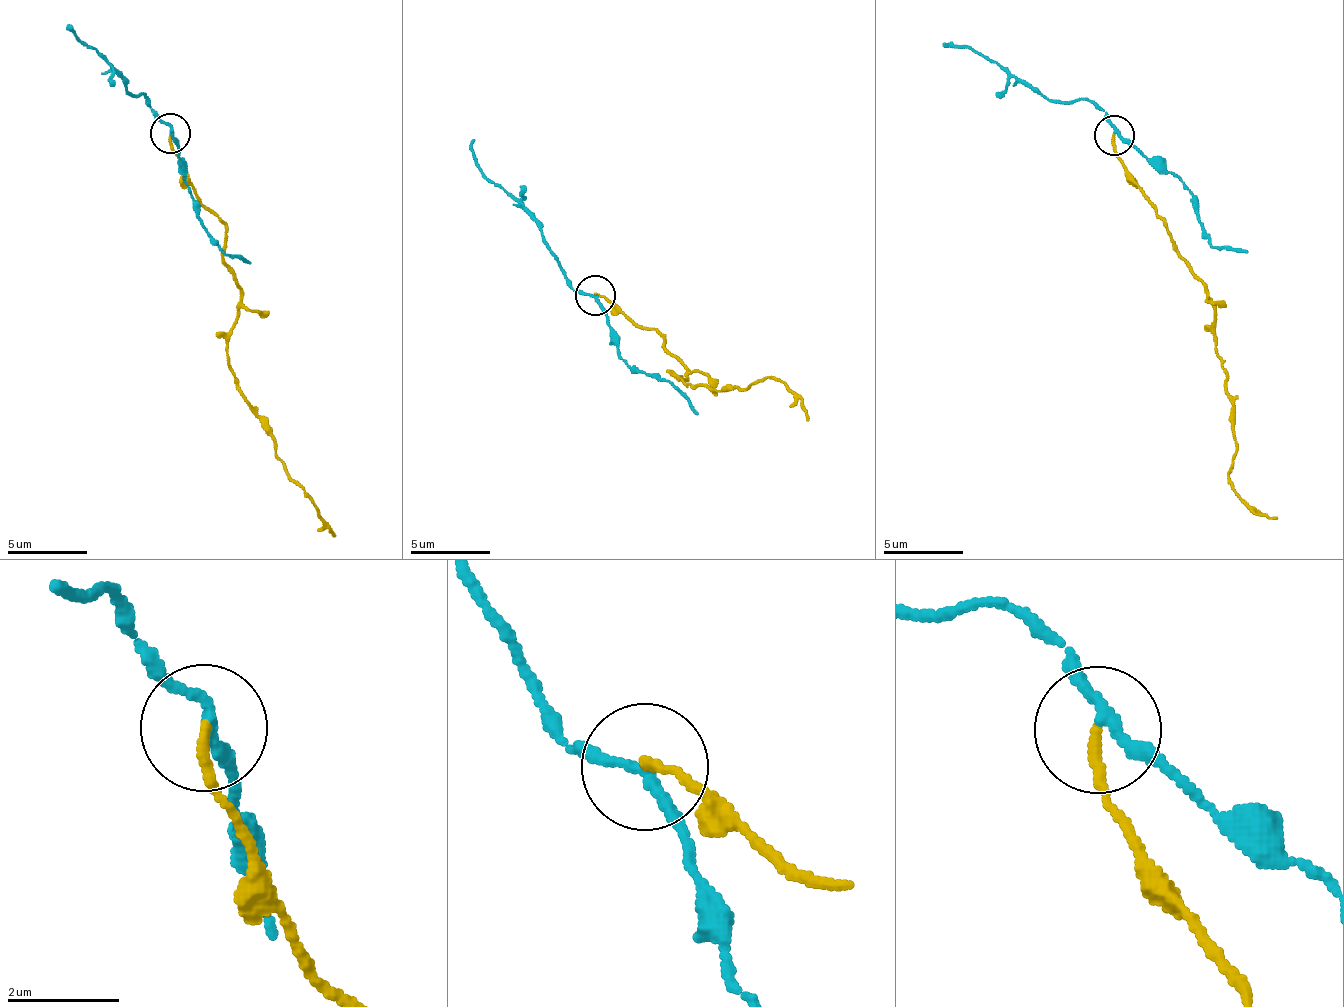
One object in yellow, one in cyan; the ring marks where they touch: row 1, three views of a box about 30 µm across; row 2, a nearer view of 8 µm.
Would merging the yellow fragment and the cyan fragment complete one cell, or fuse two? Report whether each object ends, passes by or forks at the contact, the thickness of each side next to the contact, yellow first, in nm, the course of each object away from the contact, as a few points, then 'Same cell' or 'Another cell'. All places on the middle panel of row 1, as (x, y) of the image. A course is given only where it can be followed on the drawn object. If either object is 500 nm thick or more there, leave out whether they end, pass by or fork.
At the ring yellow ends. At the ring cyan passes by. Thickness 190 nm (yellow) against 200 nm. Course of yellow: (596, 294), (664, 337), (685, 369), (679, 377), (694, 387), (749, 387), (775, 377), (810, 419). Course of cyan: (596, 294), (569, 284), (540, 225), (480, 171), (472, 140). Another cell

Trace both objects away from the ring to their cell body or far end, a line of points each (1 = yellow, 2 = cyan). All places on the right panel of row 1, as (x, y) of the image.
1: (1113, 136), (1126, 179), (1166, 224), (1215, 311), (1214, 352), (1233, 409), (1235, 460), (1229, 486), (1276, 517)
2: (1113, 132), (1099, 105), (1036, 95), (976, 50), (943, 42)

